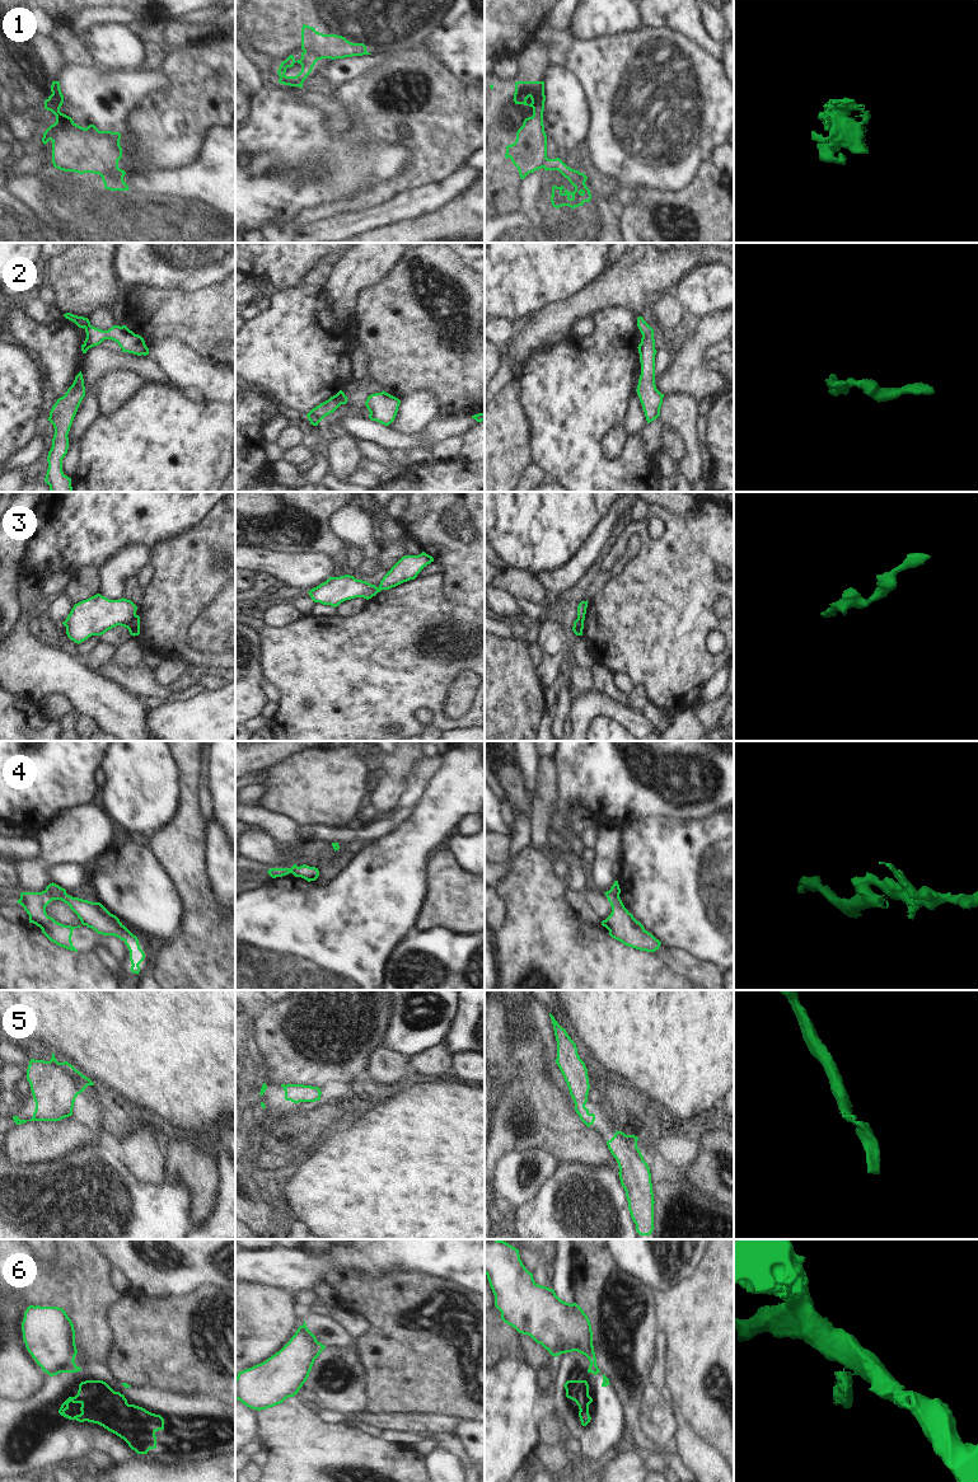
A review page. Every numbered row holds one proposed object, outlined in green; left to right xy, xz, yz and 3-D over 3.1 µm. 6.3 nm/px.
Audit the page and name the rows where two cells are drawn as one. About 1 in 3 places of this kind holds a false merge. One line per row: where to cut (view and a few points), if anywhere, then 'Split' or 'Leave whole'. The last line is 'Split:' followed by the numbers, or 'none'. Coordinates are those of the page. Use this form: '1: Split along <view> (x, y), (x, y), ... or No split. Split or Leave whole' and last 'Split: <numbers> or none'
1: Split along xz (304, 51), (314, 62). Split
2: Split along xz (332, 397), (338, 406). Split
3: Split along xy (136, 615), (126, 627). Split
4: Split along xy (45, 890), (52, 899). Split
5: No split. Leave whole
6: Split along xy (74, 1361), (60, 1372). Split
Split: 1, 2, 3, 4, 6.

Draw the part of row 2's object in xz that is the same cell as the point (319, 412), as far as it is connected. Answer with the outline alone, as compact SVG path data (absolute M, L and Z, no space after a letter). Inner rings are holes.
M331 397L328 400L320 403L315 408L313 408L308 414L308 419L310 425L318 426L318 423L328 414L333 413L340 405L336 399Z

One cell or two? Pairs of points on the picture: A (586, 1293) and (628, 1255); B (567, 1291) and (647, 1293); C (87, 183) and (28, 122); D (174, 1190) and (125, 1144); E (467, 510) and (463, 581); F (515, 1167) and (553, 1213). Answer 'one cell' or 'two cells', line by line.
A: two cells
B: two cells
C: two cells
D: two cells
E: one cell
F: two cells

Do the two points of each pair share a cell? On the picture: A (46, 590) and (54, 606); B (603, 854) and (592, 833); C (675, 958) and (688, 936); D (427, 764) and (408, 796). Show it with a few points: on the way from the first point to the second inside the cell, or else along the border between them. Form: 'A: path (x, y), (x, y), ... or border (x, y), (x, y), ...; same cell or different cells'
A: border (50, 600), (42, 609), (34, 627); different cells
B: border (598, 828), (598, 840), (593, 847); different cells
C: border (661, 942), (681, 947), (696, 957), (707, 961); different cells
D: path (421, 772), (415, 788); same cell

